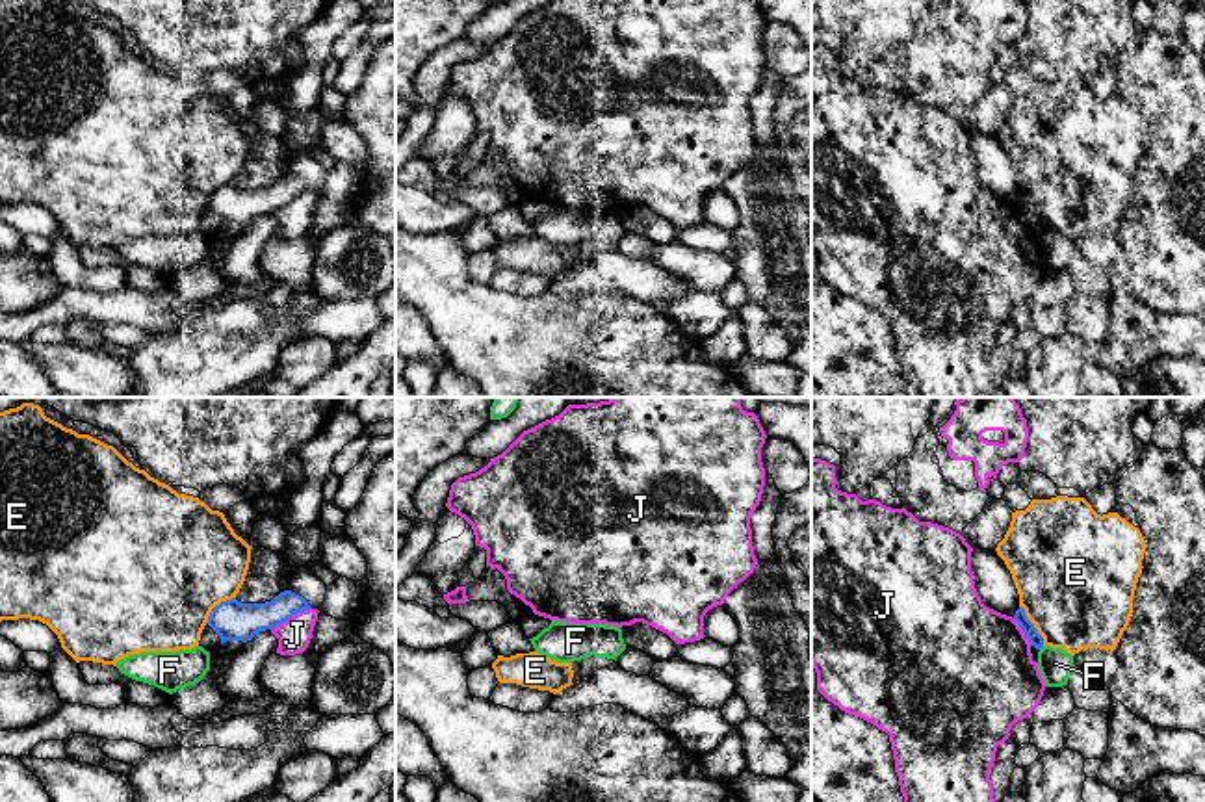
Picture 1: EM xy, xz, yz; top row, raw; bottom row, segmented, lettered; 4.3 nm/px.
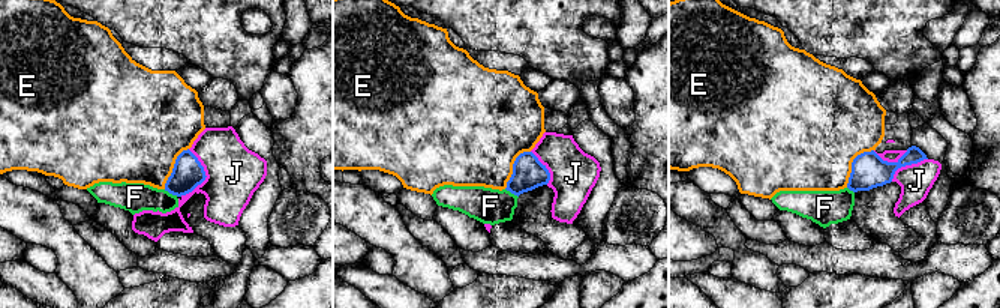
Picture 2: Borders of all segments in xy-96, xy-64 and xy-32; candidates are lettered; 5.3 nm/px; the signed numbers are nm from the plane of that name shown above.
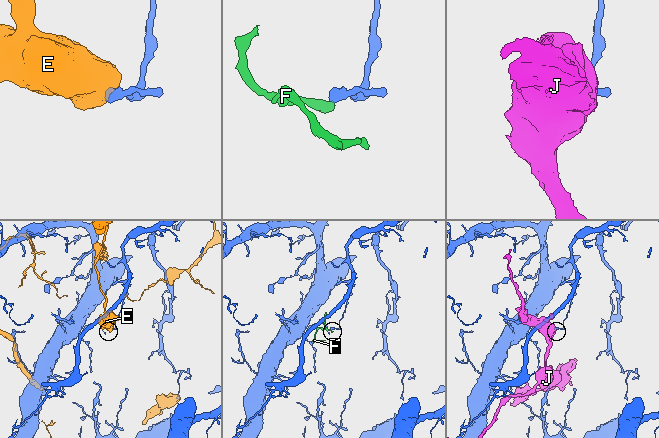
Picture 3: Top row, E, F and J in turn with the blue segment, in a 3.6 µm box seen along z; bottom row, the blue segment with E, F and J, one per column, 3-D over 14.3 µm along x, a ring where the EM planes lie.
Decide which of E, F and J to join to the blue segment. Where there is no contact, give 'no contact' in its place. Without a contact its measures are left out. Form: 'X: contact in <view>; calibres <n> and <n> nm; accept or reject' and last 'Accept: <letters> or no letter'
E: contact in yz; calibres 60 and 480 nm; reject
F: contact in yz; calibres 60 and 140 nm; reject
J: contact in xy; calibres 180 and 150 nm; reject
Accept: no letter

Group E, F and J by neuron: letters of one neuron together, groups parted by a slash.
E / F / J

